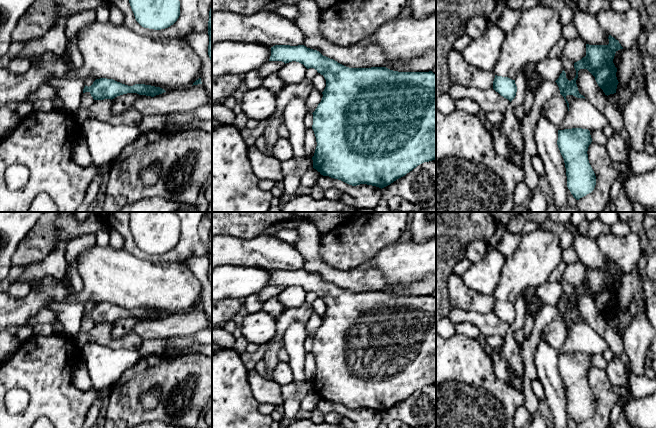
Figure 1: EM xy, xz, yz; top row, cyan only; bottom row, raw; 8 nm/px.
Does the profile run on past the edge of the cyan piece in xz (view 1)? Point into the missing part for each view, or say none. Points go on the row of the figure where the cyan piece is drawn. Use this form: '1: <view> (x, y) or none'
1: none

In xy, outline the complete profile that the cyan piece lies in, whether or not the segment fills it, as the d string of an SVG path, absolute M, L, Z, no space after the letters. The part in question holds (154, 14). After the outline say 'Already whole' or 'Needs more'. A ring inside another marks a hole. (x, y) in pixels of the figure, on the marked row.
M129 0L136 21L144 28L161 30L180 16L179 0Z. Already whole

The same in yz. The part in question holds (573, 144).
M588 129L558 130L557 145L565 163L567 187L576 200L591 193L596 185L587 154L591 142Z. Already whole

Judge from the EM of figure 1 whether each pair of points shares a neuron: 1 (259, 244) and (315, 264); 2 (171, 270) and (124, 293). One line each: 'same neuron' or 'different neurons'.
1: different neurons
2: same neuron

